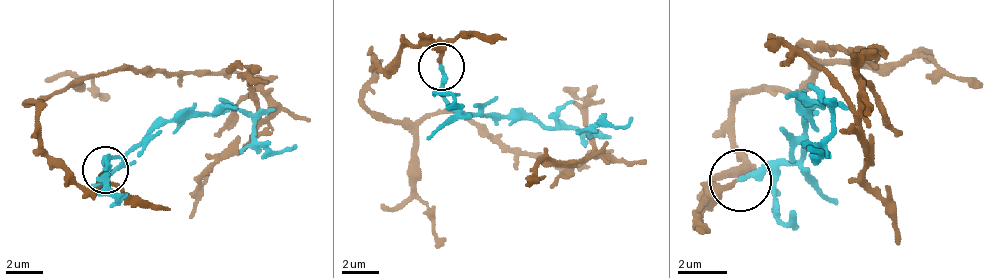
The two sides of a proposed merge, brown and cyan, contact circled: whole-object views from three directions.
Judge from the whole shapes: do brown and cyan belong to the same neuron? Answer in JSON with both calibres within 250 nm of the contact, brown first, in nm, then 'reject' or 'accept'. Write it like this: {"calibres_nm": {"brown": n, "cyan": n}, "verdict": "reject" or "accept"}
{"calibres_nm": {"brown": 240, "cyan": 280}, "verdict": "accept"}

